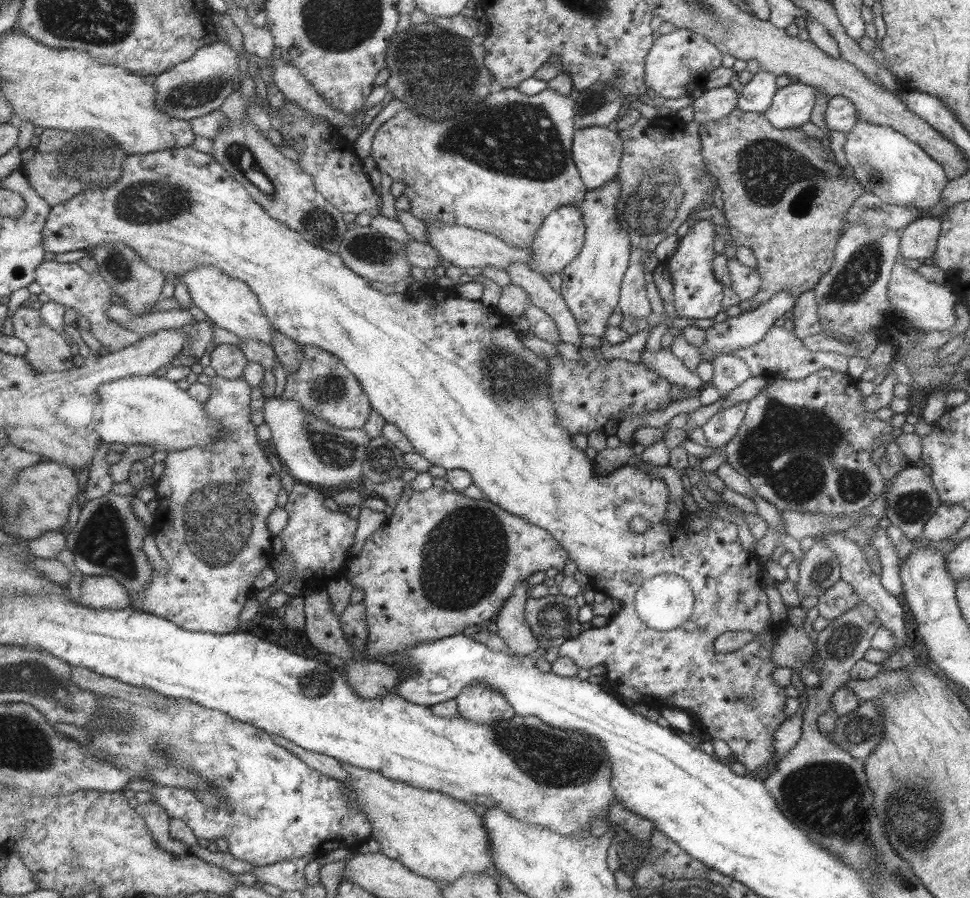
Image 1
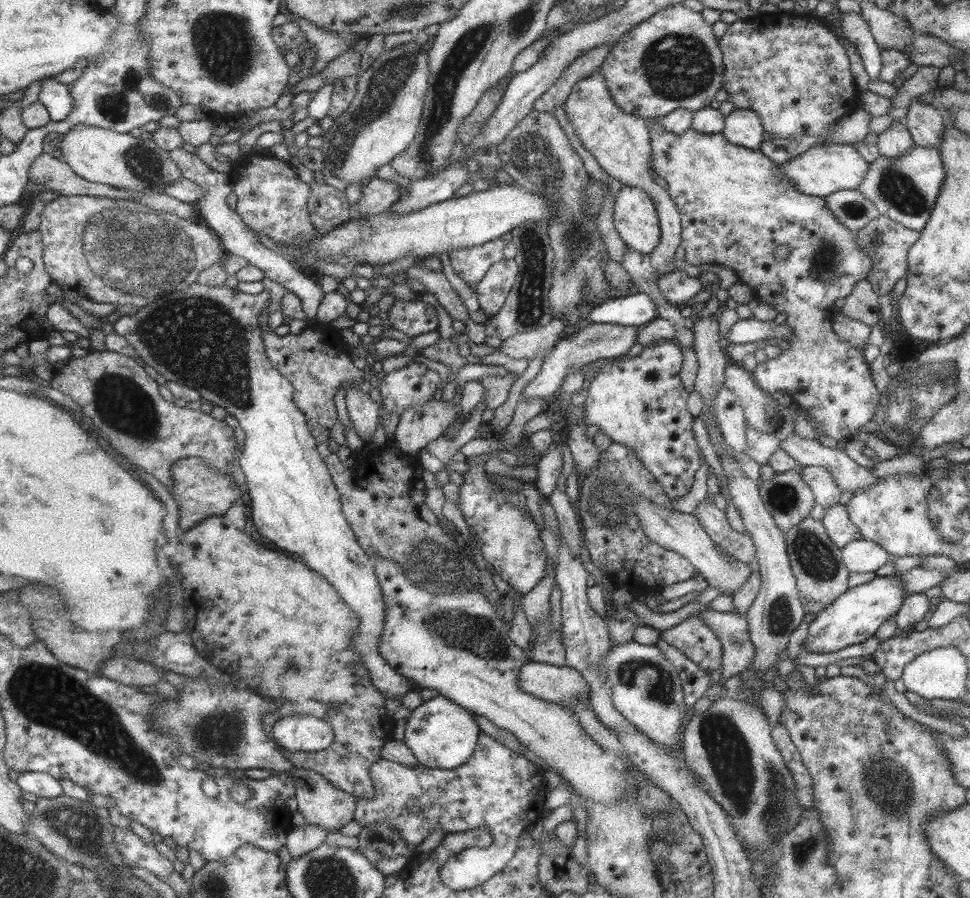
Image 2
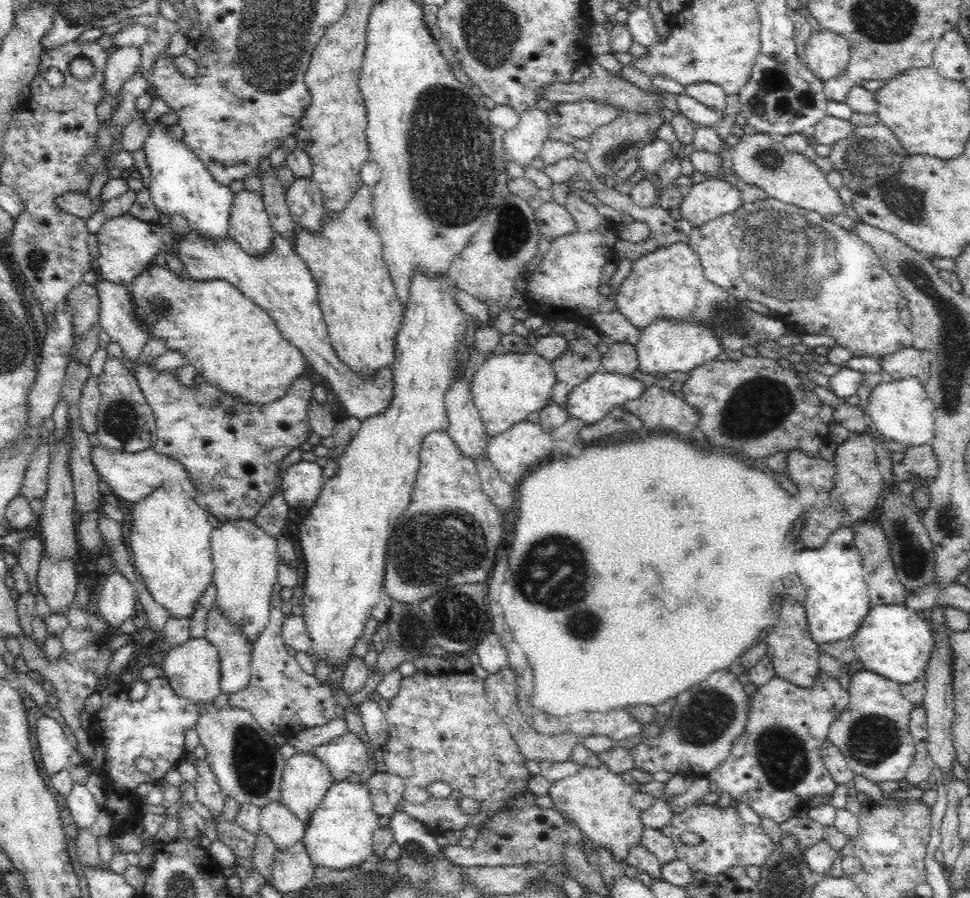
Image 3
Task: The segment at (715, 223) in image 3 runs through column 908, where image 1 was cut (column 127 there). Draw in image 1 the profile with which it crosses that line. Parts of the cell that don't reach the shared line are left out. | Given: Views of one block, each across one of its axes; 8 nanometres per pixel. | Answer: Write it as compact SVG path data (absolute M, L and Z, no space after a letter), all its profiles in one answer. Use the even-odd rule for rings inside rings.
M56 260L43 261L36 272L36 282L51 301L59 302L66 308L73 308L90 323L89 332L107 347L109 352L119 351L137 342L143 334L121 326L106 315L108 306L113 304L114 290L100 273L89 273L79 263L60 263Z

